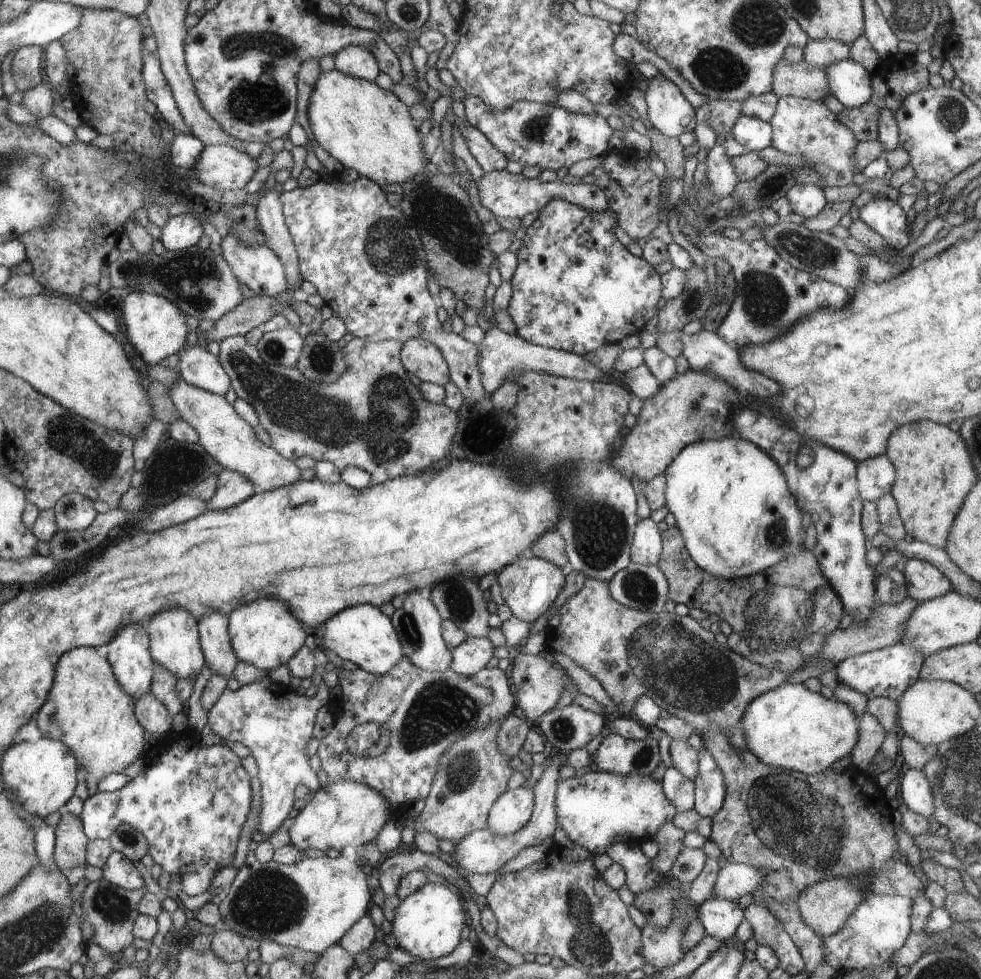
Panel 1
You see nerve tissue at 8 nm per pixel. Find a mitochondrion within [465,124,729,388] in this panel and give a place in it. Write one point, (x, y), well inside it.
(691, 301)

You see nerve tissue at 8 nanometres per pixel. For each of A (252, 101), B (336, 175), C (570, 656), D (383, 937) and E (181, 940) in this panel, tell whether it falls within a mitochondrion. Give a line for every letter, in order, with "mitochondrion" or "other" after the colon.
A: mitochondrion
B: other
C: other
D: other
E: other

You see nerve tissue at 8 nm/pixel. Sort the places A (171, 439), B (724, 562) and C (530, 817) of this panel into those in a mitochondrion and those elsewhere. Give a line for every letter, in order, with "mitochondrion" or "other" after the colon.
A: other
B: other
C: other

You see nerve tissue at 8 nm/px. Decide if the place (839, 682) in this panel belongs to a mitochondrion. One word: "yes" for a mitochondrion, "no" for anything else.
no

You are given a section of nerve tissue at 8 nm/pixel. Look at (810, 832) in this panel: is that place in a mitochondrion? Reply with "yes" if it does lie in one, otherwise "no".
yes

